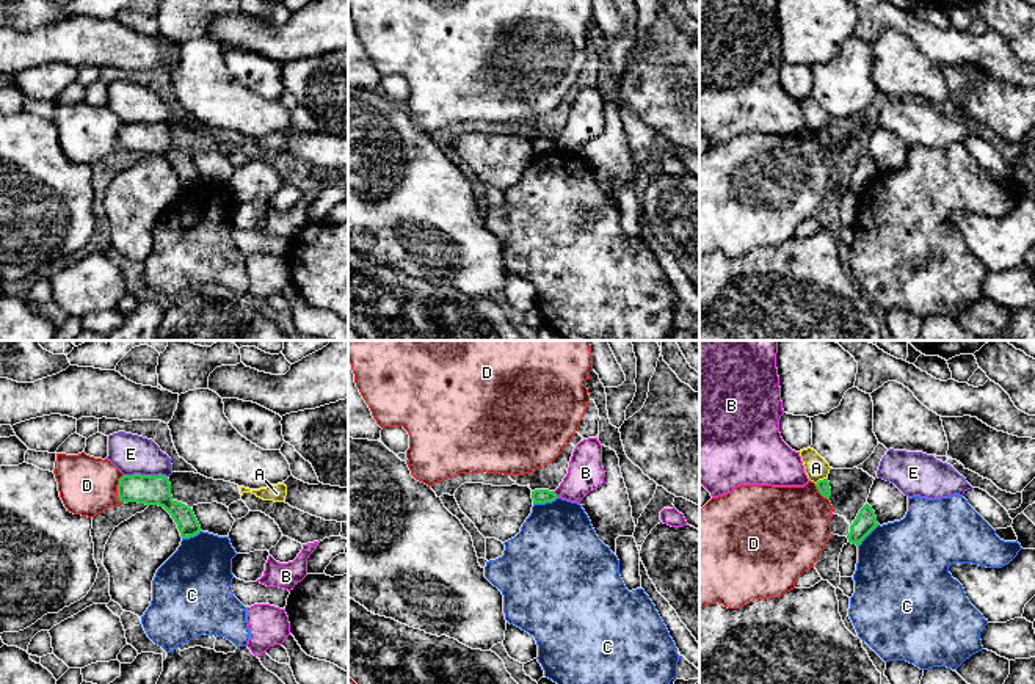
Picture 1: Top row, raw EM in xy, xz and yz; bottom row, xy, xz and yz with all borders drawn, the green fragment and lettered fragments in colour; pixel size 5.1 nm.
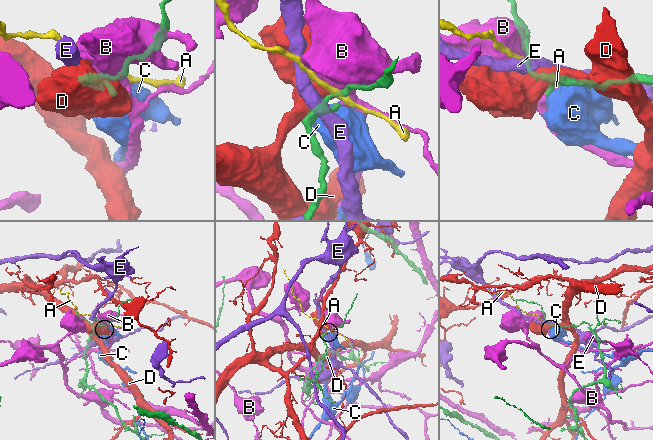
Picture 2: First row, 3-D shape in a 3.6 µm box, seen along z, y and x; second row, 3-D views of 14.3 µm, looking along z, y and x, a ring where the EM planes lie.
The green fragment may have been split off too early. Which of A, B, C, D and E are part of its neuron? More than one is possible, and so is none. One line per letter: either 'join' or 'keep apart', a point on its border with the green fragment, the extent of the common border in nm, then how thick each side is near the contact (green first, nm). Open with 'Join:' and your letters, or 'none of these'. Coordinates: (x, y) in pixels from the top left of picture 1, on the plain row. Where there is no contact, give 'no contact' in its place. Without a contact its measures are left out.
Join: none of these
A: keep apart | yz (820, 129) | 70 nm | 70/120 nm
B: keep apart | xz (555, 143) | 40 nm | 80/190 nm
C: keep apart | xz (544, 151) | 130 nm | 80/420 nm
D: keep apart | xy (118, 137) | 140 nm | 160/300 nm
E: keep apart | xy (146, 124) | 220 nm | 160/200 nm

